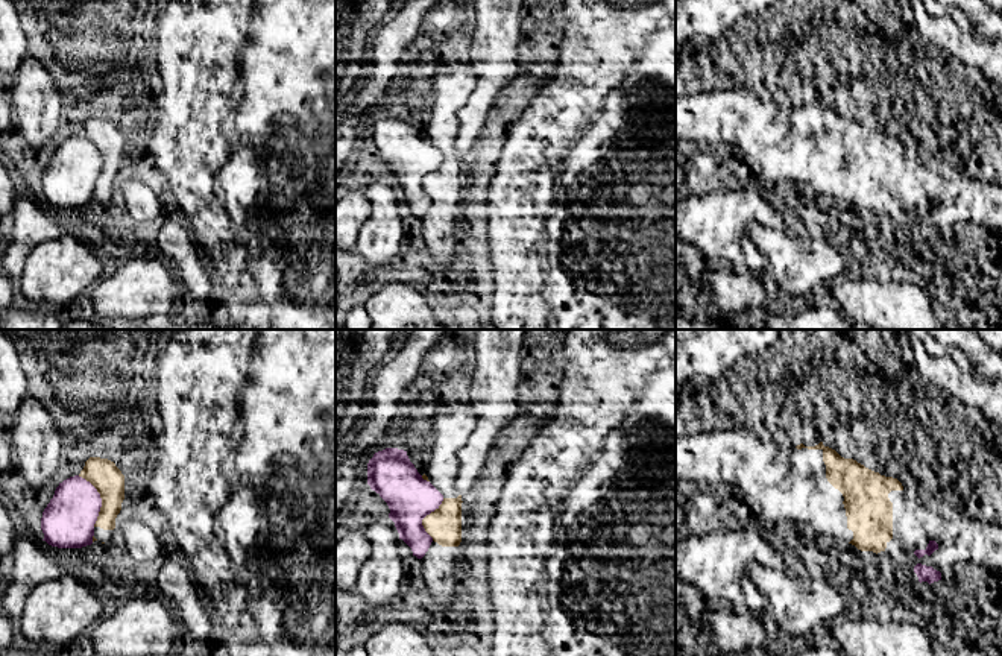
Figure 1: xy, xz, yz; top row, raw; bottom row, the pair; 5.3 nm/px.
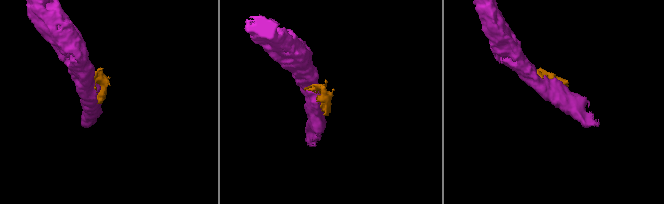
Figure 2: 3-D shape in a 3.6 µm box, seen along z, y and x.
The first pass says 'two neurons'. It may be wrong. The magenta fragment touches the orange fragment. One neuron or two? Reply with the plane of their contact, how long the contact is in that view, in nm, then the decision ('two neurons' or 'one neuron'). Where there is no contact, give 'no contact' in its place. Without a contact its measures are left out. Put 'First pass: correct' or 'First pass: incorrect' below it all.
xy | 280 nm | two neurons
First pass: correct

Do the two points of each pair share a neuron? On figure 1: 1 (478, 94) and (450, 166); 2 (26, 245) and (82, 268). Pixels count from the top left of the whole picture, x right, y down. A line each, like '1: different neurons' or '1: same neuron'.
1: different neurons
2: different neurons

